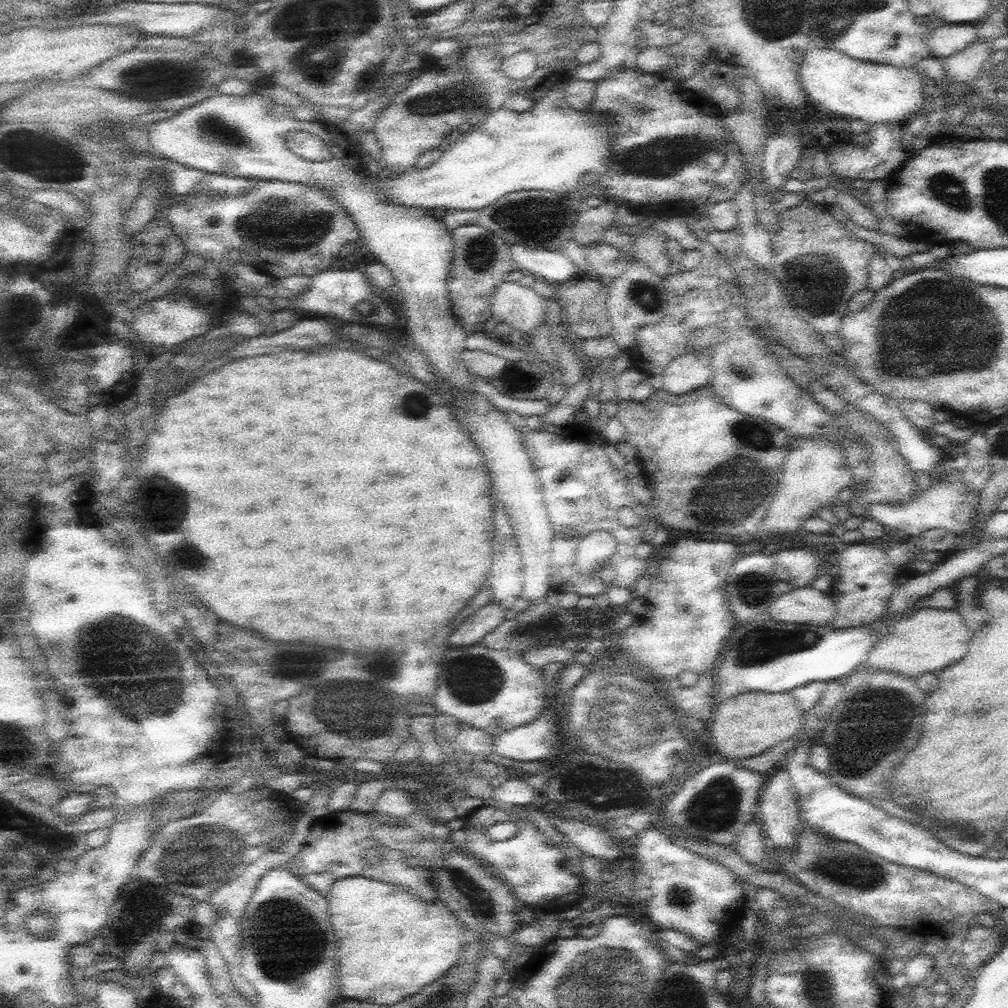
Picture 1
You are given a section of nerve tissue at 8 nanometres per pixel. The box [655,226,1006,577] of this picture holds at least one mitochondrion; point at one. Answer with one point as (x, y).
(934, 327)

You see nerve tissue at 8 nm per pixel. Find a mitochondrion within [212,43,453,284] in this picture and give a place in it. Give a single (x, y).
(308, 236)

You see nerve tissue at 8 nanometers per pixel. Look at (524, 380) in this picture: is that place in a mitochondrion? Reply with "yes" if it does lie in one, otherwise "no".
yes

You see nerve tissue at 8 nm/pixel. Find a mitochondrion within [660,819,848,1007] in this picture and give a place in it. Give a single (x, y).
(681, 897)

